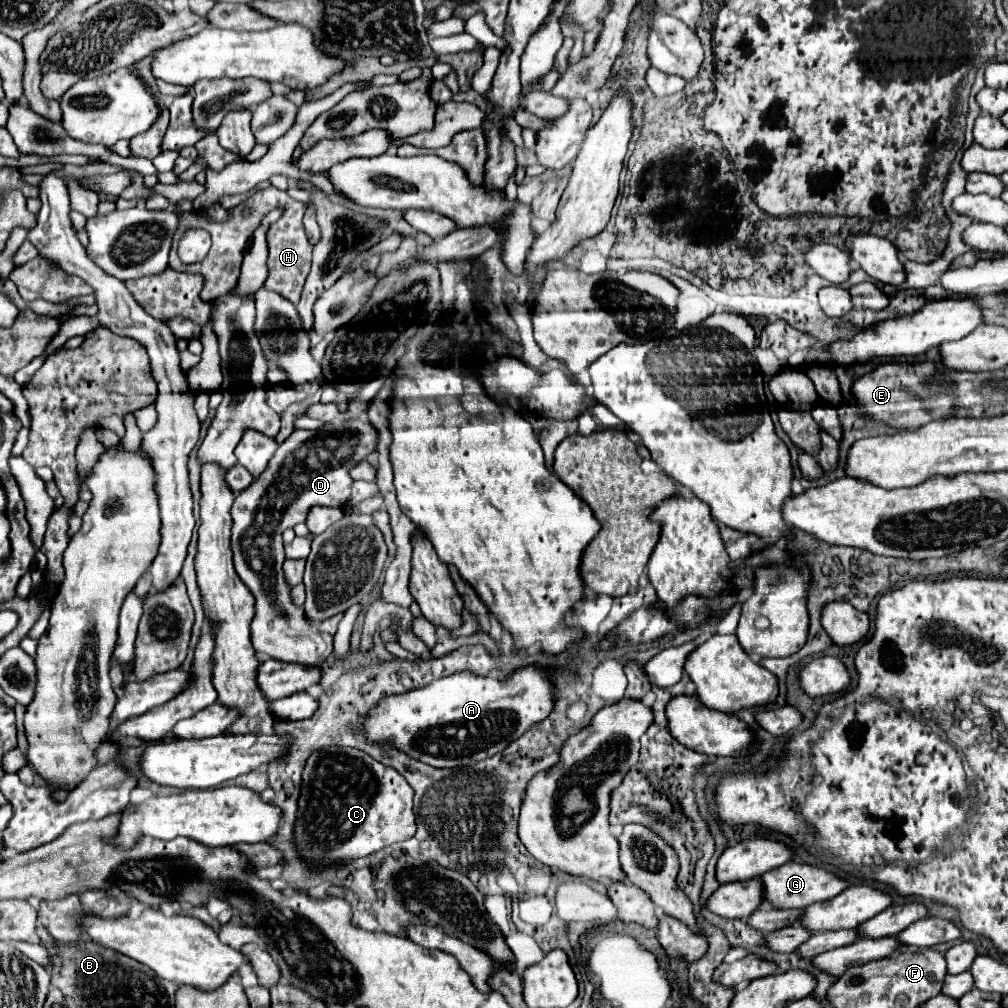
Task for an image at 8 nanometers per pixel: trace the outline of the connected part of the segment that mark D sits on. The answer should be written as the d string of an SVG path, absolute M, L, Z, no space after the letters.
M348 420L348 422L330 422L320 430L294 430L276 450L264 474L252 482L244 492L240 492L232 504L232 552L234 552L234 568L240 580L250 588L256 598L256 616L252 620L252 646L258 654L272 656L282 662L306 664L306 666L324 666L324 662L332 654L332 636L328 632L318 632L308 618L304 616L304 608L296 606L290 596L290 586L286 582L282 564L284 564L284 528L292 528L300 522L306 522L310 508L314 506L332 506L340 508L350 498L352 478L348 470L364 460L368 454L376 450L376 430L368 420Z

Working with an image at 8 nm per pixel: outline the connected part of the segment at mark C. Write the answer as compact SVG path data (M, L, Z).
M334 744L324 746L308 758L302 774L294 842L304 858L318 864L374 854L388 844L404 842L414 836L412 796L414 792L404 776L366 752Z

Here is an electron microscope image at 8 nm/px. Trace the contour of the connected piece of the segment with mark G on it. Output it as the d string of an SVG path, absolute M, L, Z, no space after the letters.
M788 862L780 868L768 870L760 876L760 880L764 884L764 900L770 902L772 908L778 908L778 910L782 910L782 908L802 910L808 904L830 900L832 896L838 896L844 888L848 888L848 882L844 882L836 874L830 874L822 868L814 868L808 864L800 864L800 862Z

